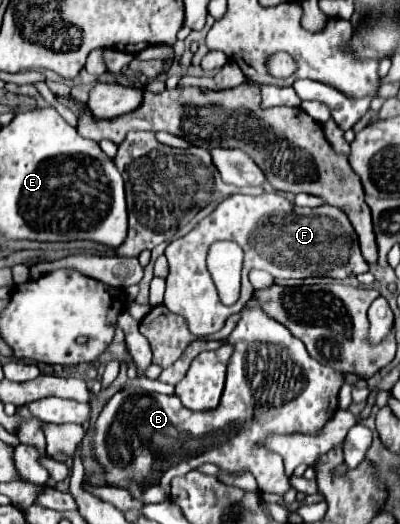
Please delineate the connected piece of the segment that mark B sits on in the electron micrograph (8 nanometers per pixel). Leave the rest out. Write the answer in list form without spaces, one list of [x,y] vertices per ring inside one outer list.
[[[258,308],[244,310],[232,334],[224,338],[224,344],[230,344],[234,352],[226,370],[224,394],[220,398],[220,404],[212,410],[194,412],[194,410],[188,410],[176,394],[172,396],[148,394],[142,390],[116,392],[108,400],[98,420],[94,422],[94,430],[90,436],[92,456],[104,468],[104,474],[134,474],[134,480],[128,478],[126,482],[106,476],[108,486],[126,488],[130,490],[134,500],[142,500],[144,504],[158,504],[170,498],[170,480],[176,474],[184,476],[186,472],[206,462],[212,462],[228,472],[238,472],[242,468],[248,468],[254,474],[262,492],[284,494],[290,488],[280,456],[268,450],[260,450],[256,442],[260,442],[264,434],[272,434],[272,432],[280,432],[280,434],[318,432],[330,418],[330,404],[332,404],[332,414],[338,410],[338,390],[344,384],[344,376],[320,364],[318,360],[314,360],[306,352],[302,342],[290,334],[288,328],[264,316],[264,312]]]

